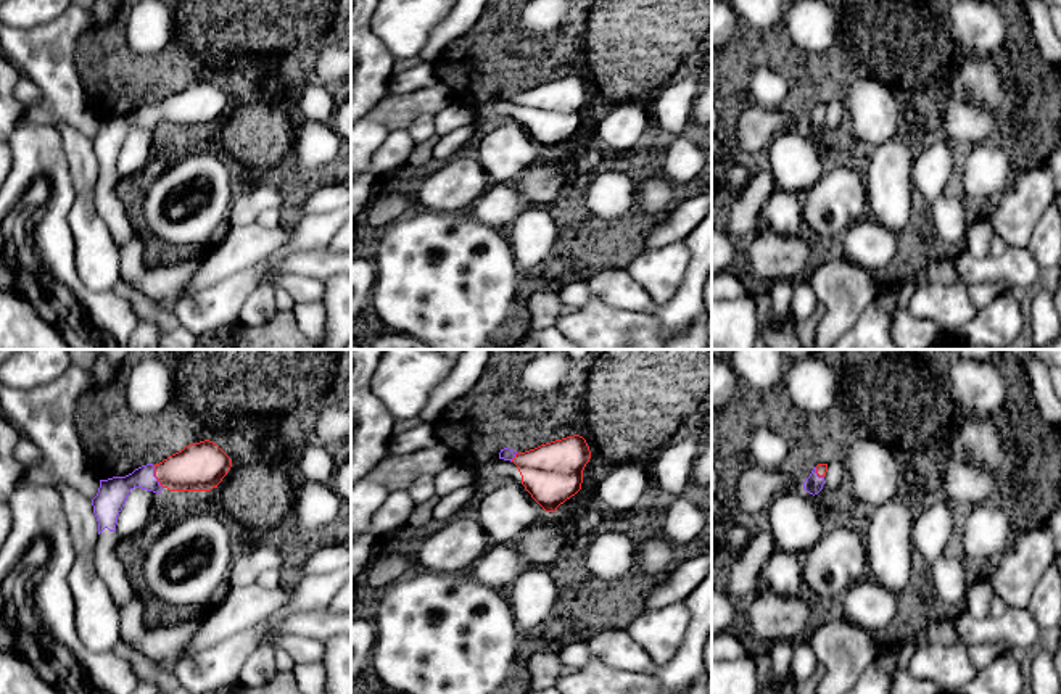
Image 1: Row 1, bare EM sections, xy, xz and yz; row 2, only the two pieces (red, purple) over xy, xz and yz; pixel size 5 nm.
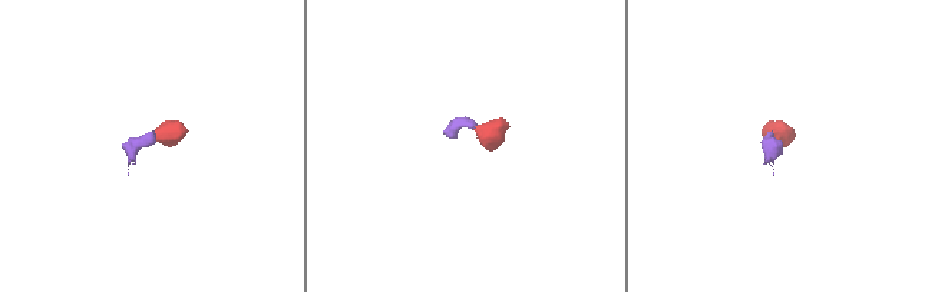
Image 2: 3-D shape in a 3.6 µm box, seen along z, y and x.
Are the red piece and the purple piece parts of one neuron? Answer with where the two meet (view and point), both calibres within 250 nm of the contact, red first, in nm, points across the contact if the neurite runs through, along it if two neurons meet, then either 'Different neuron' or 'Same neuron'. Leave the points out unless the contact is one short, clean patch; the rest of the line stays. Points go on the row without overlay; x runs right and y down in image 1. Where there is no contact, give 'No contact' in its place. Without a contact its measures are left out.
Touches red at xy (155, 115). Thickness 240 nm (red) against 150 nm. Path across: xy (202, 105), (176, 113), (155, 115), (131, 119), (111, 136). Same neuron

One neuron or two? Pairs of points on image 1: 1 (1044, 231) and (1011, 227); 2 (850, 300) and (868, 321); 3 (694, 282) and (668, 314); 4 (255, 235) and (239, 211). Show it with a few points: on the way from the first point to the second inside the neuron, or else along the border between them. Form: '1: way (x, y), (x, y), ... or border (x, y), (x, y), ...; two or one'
1: border (1044, 211), (1026, 247); two
2: border (876, 295), (858, 319), (844, 332); two
3: way (691, 290), (677, 306); one
4: border (256, 219), (227, 229); two

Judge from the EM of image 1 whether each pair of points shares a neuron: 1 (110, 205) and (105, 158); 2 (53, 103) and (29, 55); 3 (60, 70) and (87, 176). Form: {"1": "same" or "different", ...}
{"1": "same", "2": "same", "3": "different"}

